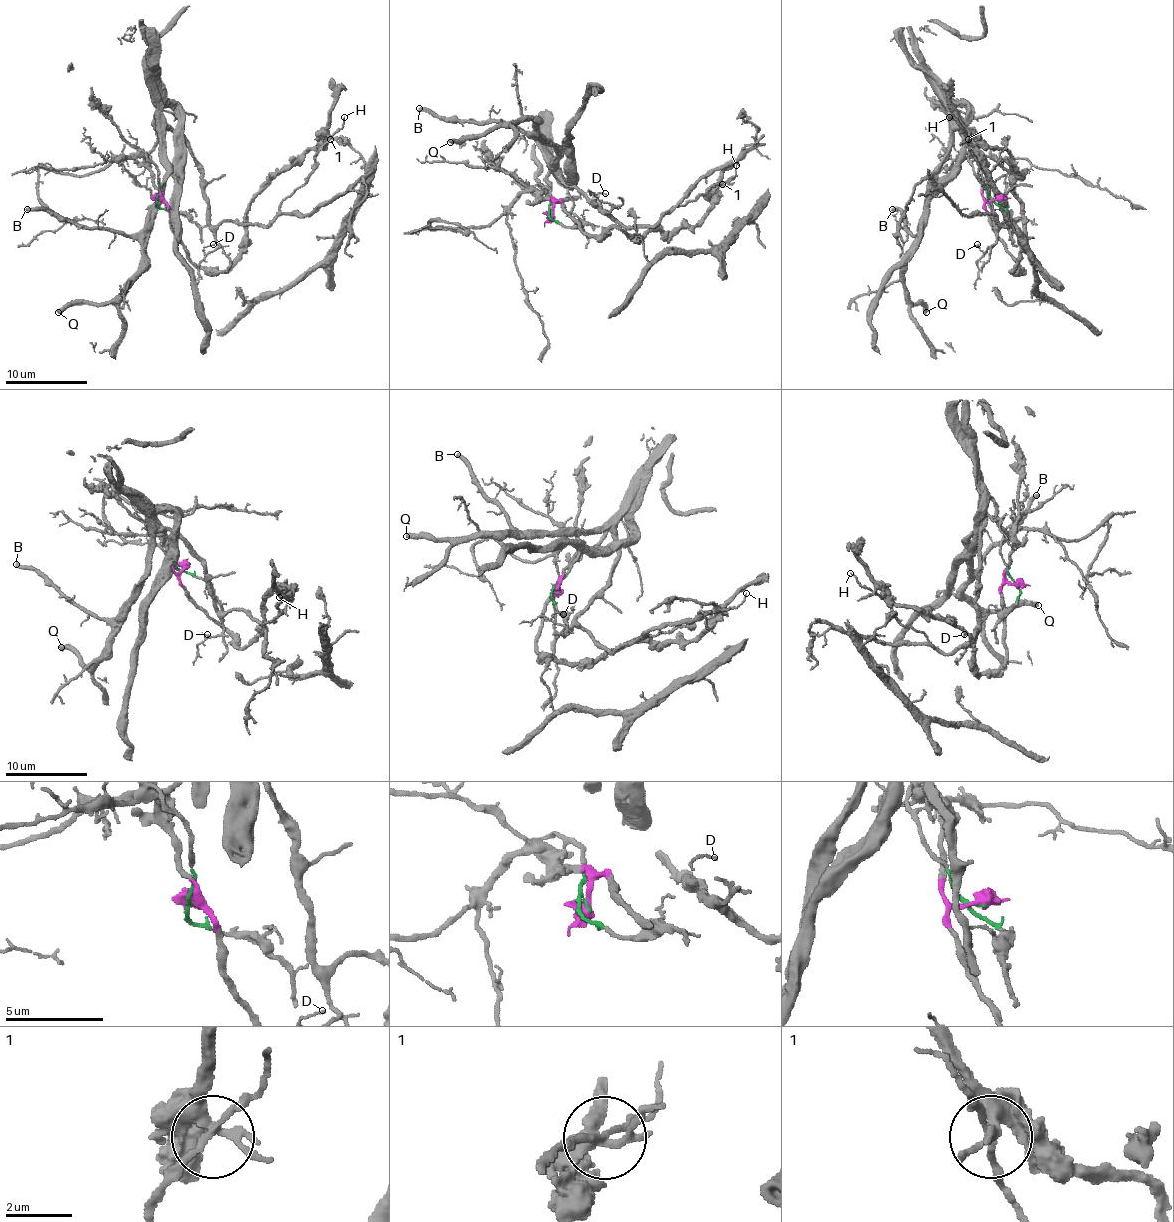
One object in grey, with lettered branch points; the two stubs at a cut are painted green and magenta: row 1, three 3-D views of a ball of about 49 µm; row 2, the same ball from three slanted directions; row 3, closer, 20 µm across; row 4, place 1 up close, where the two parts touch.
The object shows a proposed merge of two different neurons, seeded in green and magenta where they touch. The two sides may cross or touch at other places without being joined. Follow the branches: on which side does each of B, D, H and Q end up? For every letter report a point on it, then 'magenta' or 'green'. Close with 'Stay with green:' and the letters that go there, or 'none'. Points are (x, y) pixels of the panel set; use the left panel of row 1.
B: at (27, 209); green
D: at (213, 244); green
H: at (344, 117); green
Q: at (58, 312); green
Stay with green: B, D, H, Q

